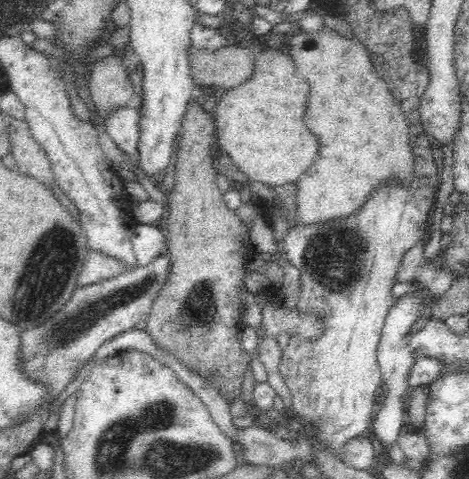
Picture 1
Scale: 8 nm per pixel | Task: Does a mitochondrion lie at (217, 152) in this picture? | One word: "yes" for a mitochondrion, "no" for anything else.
no

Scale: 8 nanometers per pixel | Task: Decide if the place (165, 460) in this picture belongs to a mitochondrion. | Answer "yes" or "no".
yes

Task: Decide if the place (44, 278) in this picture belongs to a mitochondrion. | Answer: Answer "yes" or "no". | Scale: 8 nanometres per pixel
yes

